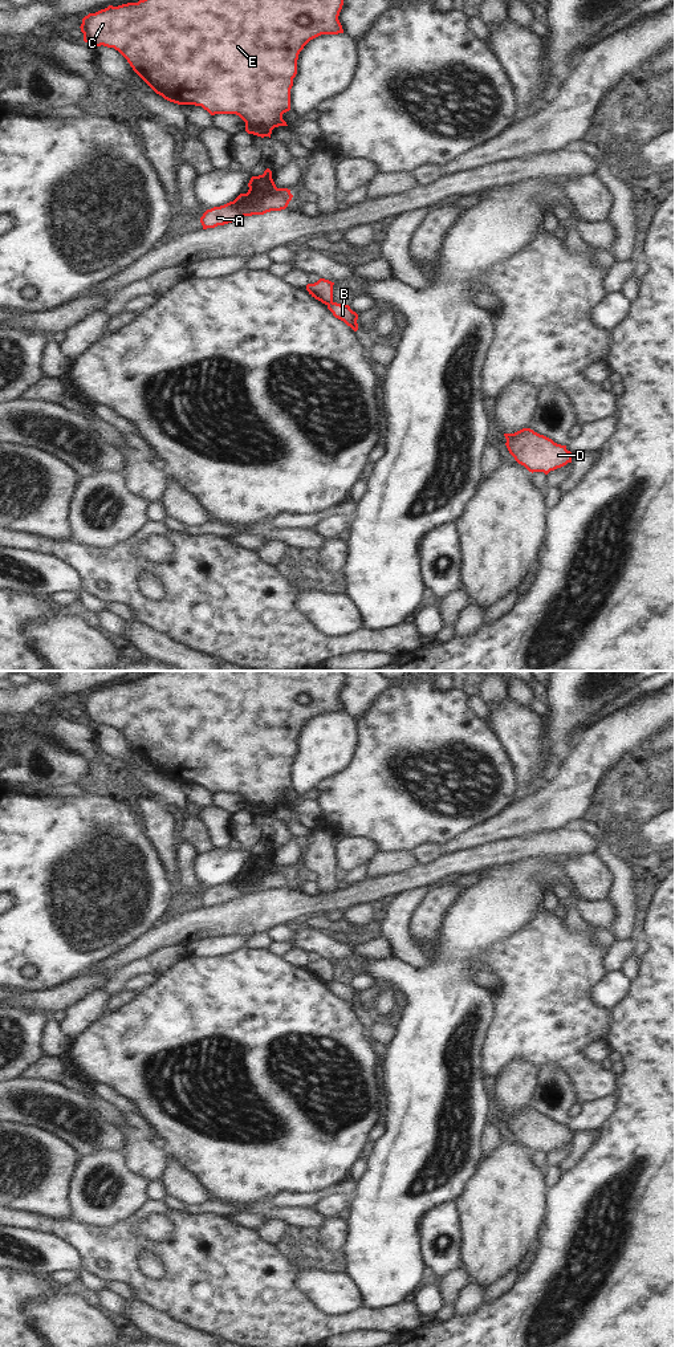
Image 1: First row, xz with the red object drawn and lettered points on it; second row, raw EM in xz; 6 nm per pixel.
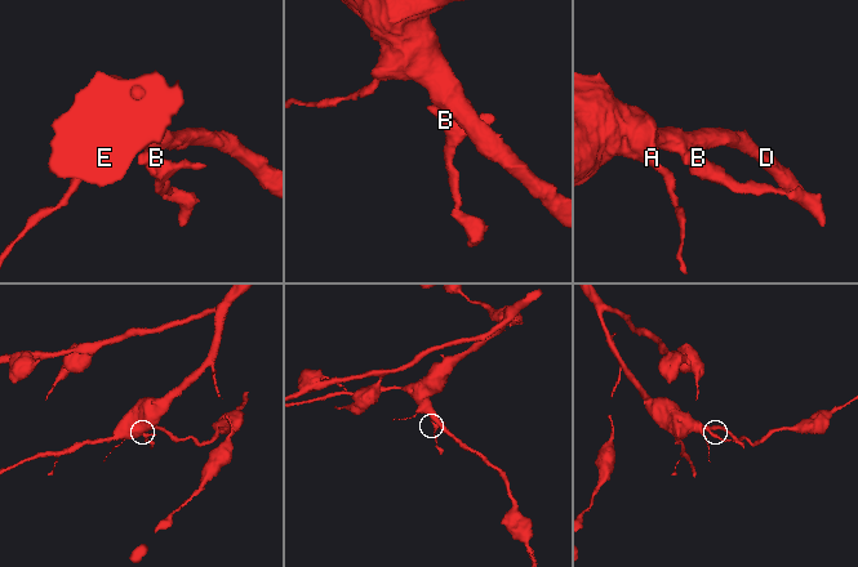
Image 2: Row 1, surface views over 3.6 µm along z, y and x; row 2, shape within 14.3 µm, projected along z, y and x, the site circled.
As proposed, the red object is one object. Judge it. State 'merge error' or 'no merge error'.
merge error

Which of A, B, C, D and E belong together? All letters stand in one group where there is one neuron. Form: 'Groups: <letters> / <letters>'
Groups: A C D E / B

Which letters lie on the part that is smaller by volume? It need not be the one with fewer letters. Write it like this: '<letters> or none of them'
B

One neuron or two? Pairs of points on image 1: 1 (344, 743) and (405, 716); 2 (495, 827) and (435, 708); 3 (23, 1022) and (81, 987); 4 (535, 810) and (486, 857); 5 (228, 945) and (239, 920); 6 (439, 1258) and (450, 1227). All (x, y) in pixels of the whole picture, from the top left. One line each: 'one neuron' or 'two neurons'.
1: two neurons
2: two neurons
3: two neurons
4: two neurons
5: two neurons
6: one neuron

